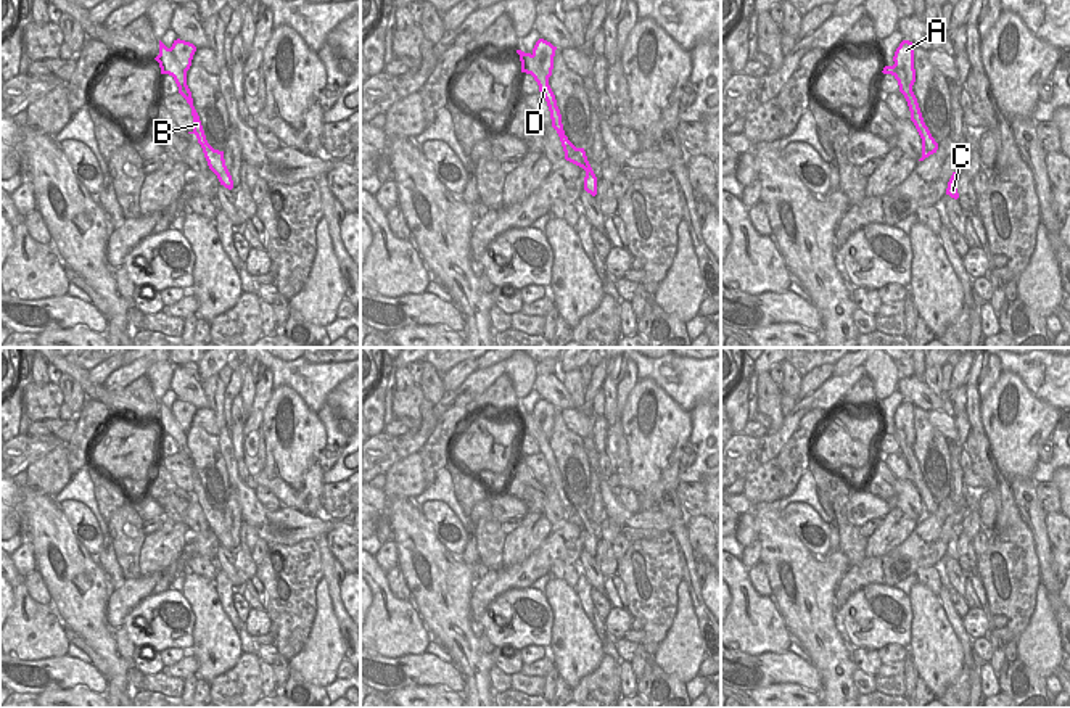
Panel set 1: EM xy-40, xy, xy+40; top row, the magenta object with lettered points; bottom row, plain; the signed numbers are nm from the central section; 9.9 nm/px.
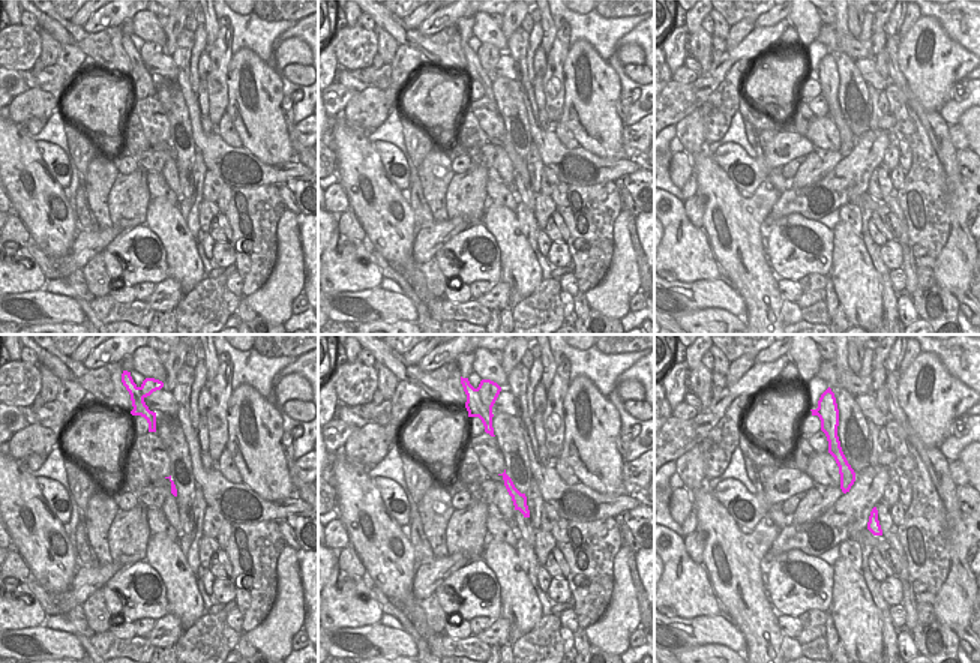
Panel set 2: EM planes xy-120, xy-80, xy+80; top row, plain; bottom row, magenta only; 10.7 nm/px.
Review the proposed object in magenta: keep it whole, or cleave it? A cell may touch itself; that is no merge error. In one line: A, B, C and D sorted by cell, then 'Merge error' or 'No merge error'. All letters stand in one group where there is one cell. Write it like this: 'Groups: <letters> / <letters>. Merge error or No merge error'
Groups: A / B C D. Merge error

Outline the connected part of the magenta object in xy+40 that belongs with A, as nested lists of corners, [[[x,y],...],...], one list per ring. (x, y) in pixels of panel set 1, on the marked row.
[[[903,40],[895,51],[893,61],[896,68],[904,72],[907,85],[912,87],[916,82],[912,42]]]

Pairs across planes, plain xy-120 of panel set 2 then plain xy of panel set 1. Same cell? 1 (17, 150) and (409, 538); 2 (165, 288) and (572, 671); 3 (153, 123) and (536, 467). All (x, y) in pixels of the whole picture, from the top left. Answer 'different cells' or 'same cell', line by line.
1: same cell
2: different cells
3: same cell

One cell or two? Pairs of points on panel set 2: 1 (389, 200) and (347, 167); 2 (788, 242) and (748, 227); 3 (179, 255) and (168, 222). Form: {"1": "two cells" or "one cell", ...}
{"1": "one cell", "2": "two cells", "3": "one cell"}

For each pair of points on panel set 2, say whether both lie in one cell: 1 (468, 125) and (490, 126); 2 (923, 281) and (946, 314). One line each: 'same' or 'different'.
1: different
2: same

